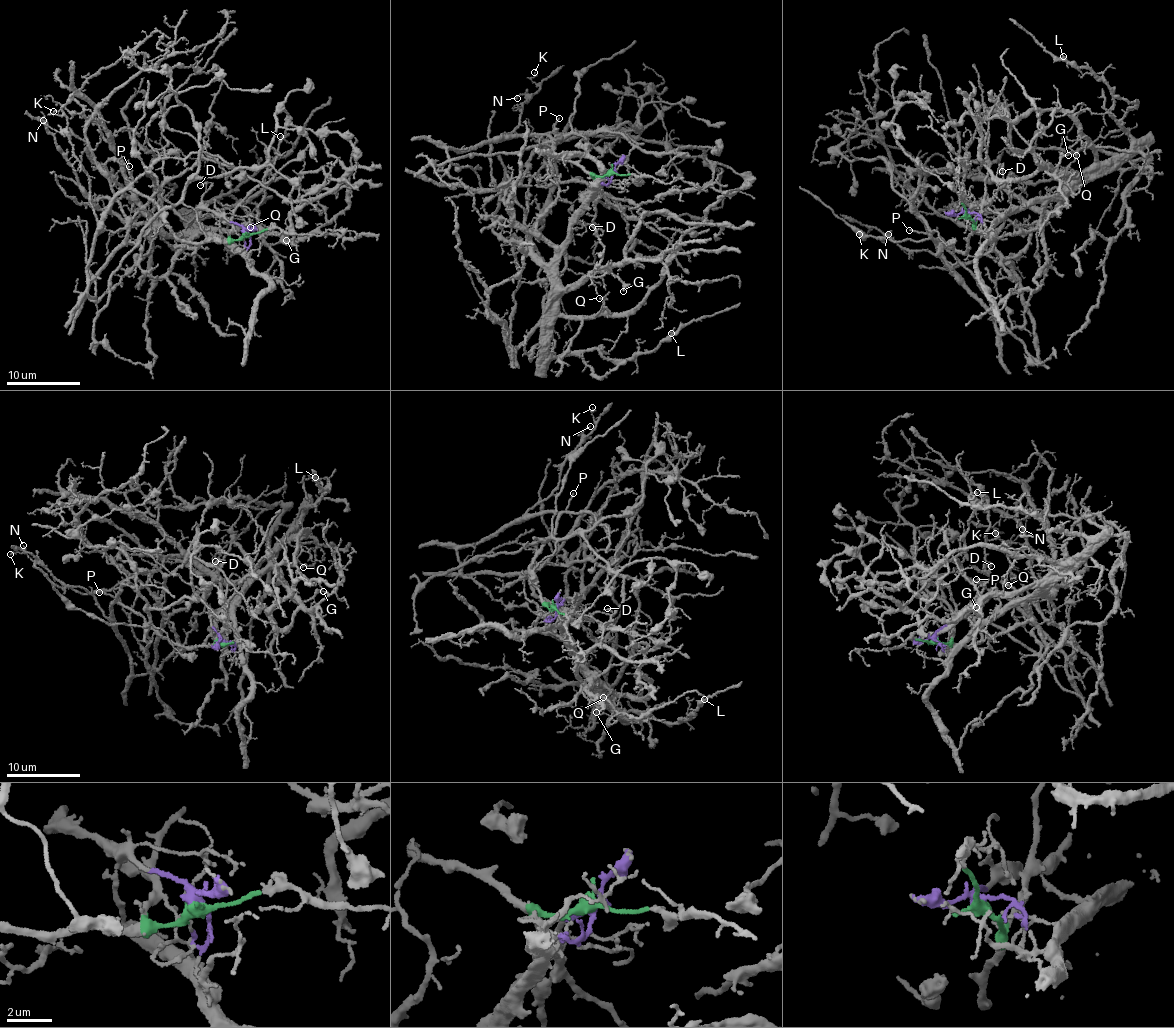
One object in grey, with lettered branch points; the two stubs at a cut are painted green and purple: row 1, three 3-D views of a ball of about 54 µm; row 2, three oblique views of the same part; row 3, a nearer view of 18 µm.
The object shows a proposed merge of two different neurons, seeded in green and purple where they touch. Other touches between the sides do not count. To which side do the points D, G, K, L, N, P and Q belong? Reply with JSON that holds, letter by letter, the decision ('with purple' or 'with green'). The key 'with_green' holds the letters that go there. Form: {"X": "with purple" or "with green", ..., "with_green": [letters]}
{"D": "with purple", "G": "with purple", "K": "with green", "L": "with purple", "N": "with green", "P": "with green", "Q": "with purple", "with_green": ["K", "N", "P"]}

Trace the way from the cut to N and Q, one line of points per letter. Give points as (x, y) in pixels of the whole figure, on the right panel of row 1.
N: (966, 215), (976, 225), (965, 253), (934, 240), (955, 276), (888, 234)
Q: (966, 215), (976, 211), (994, 224), (1062, 190), (1094, 163), (1083, 135), (1070, 147), (1075, 154)

